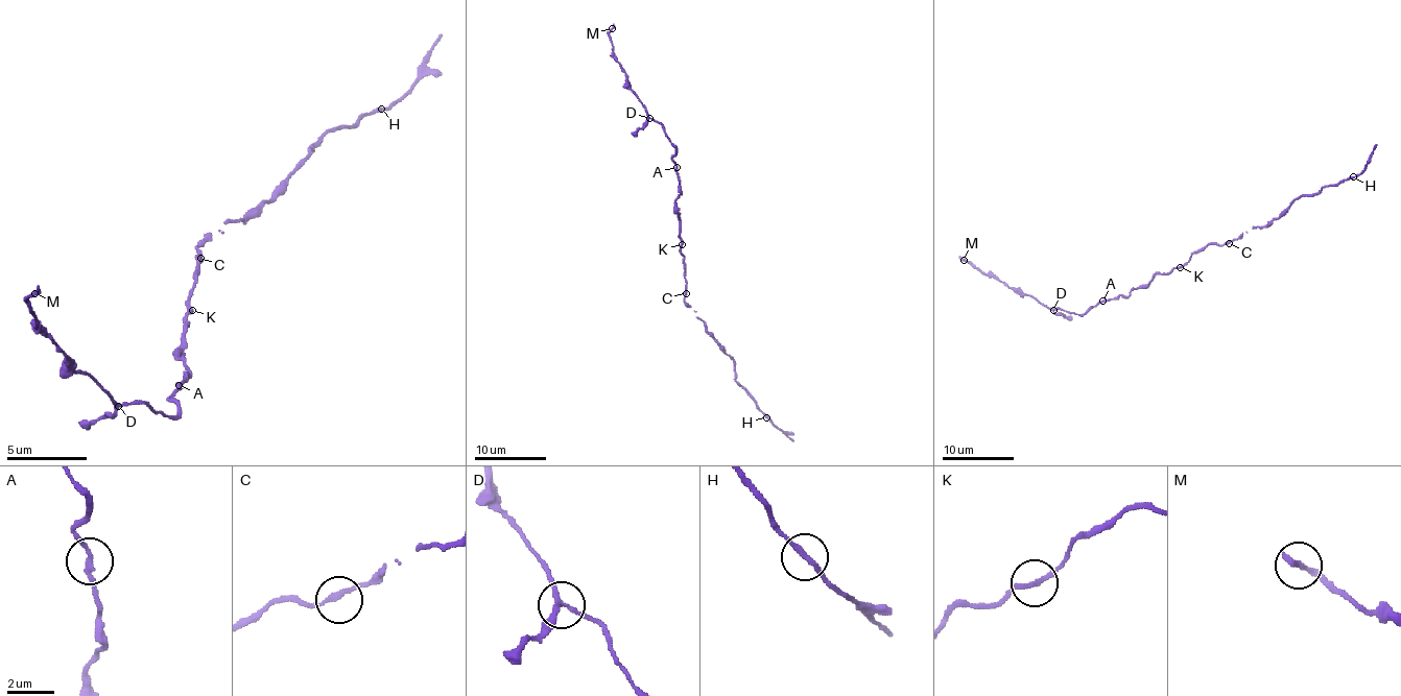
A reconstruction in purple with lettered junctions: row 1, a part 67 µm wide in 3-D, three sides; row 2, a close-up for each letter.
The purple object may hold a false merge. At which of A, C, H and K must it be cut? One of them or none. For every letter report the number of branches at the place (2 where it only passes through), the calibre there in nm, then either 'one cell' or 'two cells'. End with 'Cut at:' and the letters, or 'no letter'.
A: 2 | 200 nm | one cell
C: 2 | 200 nm | one cell
H: 2 | 200 nm | one cell
K: 2 | 200 nm | one cell
Cut at: no letter

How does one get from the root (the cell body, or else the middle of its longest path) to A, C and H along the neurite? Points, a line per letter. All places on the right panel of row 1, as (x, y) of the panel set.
A: (1178, 267), (1165, 274), (1157, 274), (1128, 295), (1102, 301)
C: (1178, 267), (1210, 243), (1229, 243)
H: (1178, 267), (1210, 243), (1224, 245), (1254, 228), (1266, 228), (1297, 198), (1316, 195), (1326, 186), (1353, 176)

